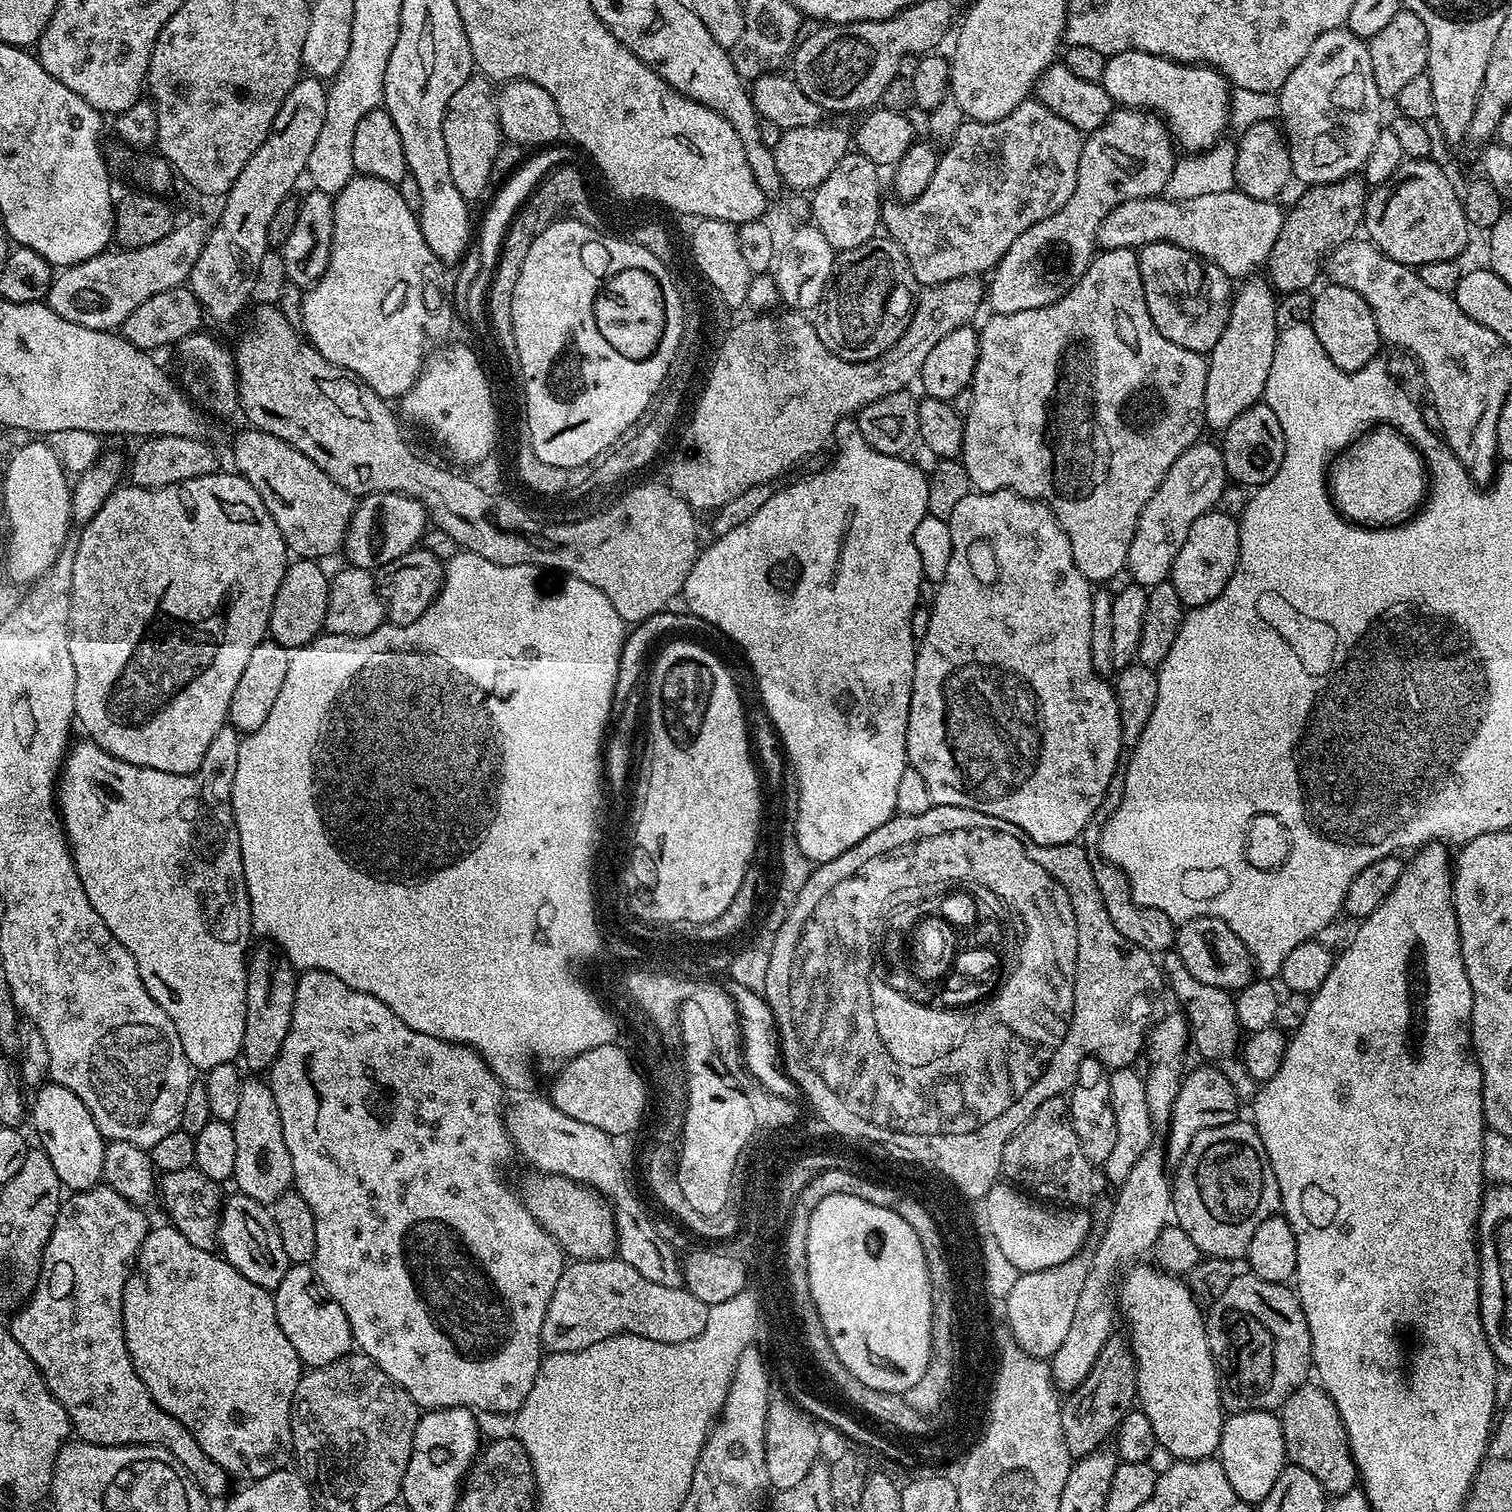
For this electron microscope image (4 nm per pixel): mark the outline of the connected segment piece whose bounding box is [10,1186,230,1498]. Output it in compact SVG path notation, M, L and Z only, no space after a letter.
M97 1186L87 1188L84 1192L71 1193L61 1203L60 1213L54 1222L54 1230L50 1234L47 1244L44 1246L44 1261L40 1263L40 1277L36 1283L36 1289L32 1291L26 1303L11 1317L10 1331L12 1337L20 1343L22 1350L26 1350L26 1354L36 1363L36 1368L42 1374L42 1378L46 1382L46 1386L50 1390L50 1394L54 1394L54 1398L58 1398L58 1402L66 1410L68 1420L72 1423L72 1432L81 1440L85 1440L88 1444L105 1444L105 1446L122 1446L124 1444L159 1444L161 1448L170 1450L170 1454L174 1454L174 1458L178 1458L178 1462L182 1462L182 1466L186 1466L186 1470L192 1475L192 1482L197 1484L203 1490L205 1496L209 1498L224 1498L229 1495L230 1477L228 1473L222 1470L222 1466L215 1464L208 1455L202 1450L202 1446L198 1446L198 1442L194 1438L194 1434L190 1434L190 1430L186 1430L186 1426L182 1426L182 1422L178 1422L178 1418L174 1418L170 1414L166 1414L156 1405L154 1398L150 1398L150 1394L146 1390L146 1386L142 1382L142 1378L138 1378L138 1374L132 1368L132 1359L128 1353L126 1346L126 1338L124 1337L124 1323L122 1322L122 1298L126 1290L126 1282L130 1278L133 1266L136 1265L136 1256L140 1252L140 1247L150 1231L150 1223L144 1217L145 1209L138 1204L130 1203L126 1198L122 1198L122 1194L118 1194L118 1190L107 1186Z

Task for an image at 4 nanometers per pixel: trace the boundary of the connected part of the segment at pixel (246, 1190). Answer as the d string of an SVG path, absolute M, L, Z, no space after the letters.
M252 1079L256 1080L244 1080L238 1114L234 1114L230 1122L235 1143L232 1180L240 1187L237 1188L239 1195L271 1206L283 1192L293 1187L292 1159L290 1150L286 1150L286 1138L282 1138L282 1118L278 1114L278 1102L274 1102L271 1087L263 1079Z

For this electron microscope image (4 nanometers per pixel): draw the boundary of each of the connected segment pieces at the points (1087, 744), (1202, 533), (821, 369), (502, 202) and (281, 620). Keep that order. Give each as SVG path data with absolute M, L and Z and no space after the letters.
M998 490L997 492L978 492L969 491L958 506L949 514L948 526L950 528L950 537L953 543L953 552L950 554L950 564L946 569L946 576L935 589L935 595L930 601L932 613L928 616L928 625L924 628L924 637L919 637L916 646L916 661L914 662L914 678L912 679L912 693L910 694L910 714L908 715L908 729L906 730L906 746L908 747L908 763L918 774L922 774L927 788L930 790L930 798L933 805L941 804L942 806L958 806L966 810L978 810L982 814L990 814L994 818L1002 818L1002 822L1010 822L1014 826L1021 828L1034 842L1042 846L1058 846L1059 844L1071 844L1079 841L1080 835L1088 828L1088 823L1096 820L1096 811L1100 809L1100 803L1108 795L1108 787L1112 780L1117 779L1118 768L1116 772L1116 763L1120 760L1120 752L1124 748L1122 742L1122 722L1120 721L1120 711L1116 701L1115 687L1105 677L1097 674L1092 665L1090 658L1090 610L1092 609L1093 585L1084 577L1082 570L1074 566L1074 554L1070 550L1070 538L1058 526L1054 514L1044 504L1039 504L1037 500L1031 500L1025 496L1020 496L1010 490Z
M1213 510L1194 521L1194 526L1190 526L1190 534L1186 534L1186 542L1182 542L1182 550L1178 550L1178 558L1174 558L1170 577L1185 609L1206 606L1206 602L1214 602L1214 598L1226 590L1226 582L1230 582L1238 566L1239 553L1240 525L1237 517Z
M967 276L925 287L917 295L916 306L902 338L898 338L890 350L866 362L843 360L826 350L822 338L818 338L815 323L796 310L784 310L781 316L752 314L754 316L749 320L734 325L716 352L704 393L692 412L688 433L681 438L672 456L672 491L678 493L693 510L717 510L752 486L776 482L783 472L790 471L795 464L814 455L824 443L829 443L839 419L859 413L861 408L870 402L878 402L878 398L886 394L905 391L908 383L919 377L930 350L934 350L950 330L973 323L972 315L979 310L980 304L982 308L986 296L985 285L980 285L980 282L975 276Z
M548 146L543 150L537 151L537 156L529 155L524 163L499 185L500 193L492 200L492 205L484 212L484 221L478 224L478 240L480 236L480 269L475 269L472 278L473 294L476 298L487 297L488 287L492 281L492 274L496 270L496 264L500 260L500 248L504 244L504 235L508 233L508 227L512 224L512 220L516 217L516 212L520 205L536 191L538 185L555 169L557 166L563 165L564 160L568 156L568 152L561 146Z
M296 558L284 571L282 586L278 586L268 623L268 636L277 640L283 648L298 649L325 631L330 576L329 573L324 573L320 566L315 560Z

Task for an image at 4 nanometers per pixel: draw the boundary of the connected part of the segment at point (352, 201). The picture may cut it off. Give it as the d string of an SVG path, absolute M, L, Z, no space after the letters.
M357 174L353 176L350 182L346 182L346 186L341 192L335 193L332 205L334 206L334 234L332 235L330 262L326 266L326 274L322 274L320 281L313 288L309 288L303 293L302 322L304 325L302 332L308 343L314 345L320 351L322 358L326 358L334 366L353 372L366 386L370 386L370 390L374 390L374 394L383 396L385 400L392 402L407 394L414 386L417 378L420 377L426 363L426 357L430 352L430 348L427 348L424 343L427 340L434 339L435 336L446 335L452 328L454 308L449 297L447 295L444 297L443 280L446 268L434 254L434 250L430 250L430 246L426 246L426 238L420 229L417 213L406 204L399 187L395 183Z

